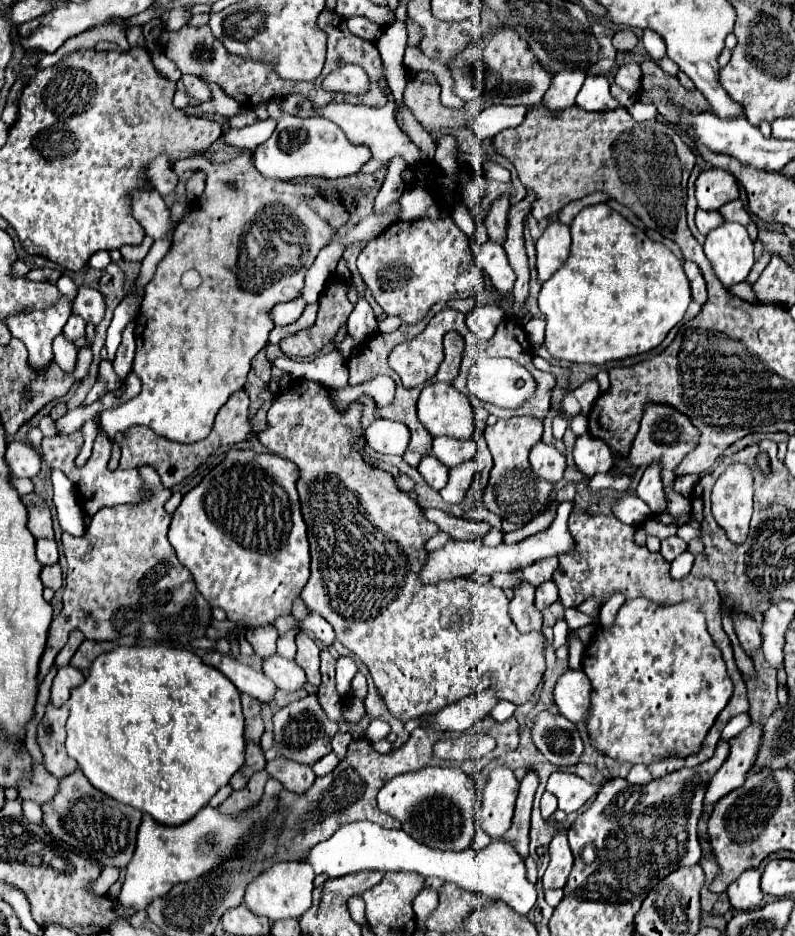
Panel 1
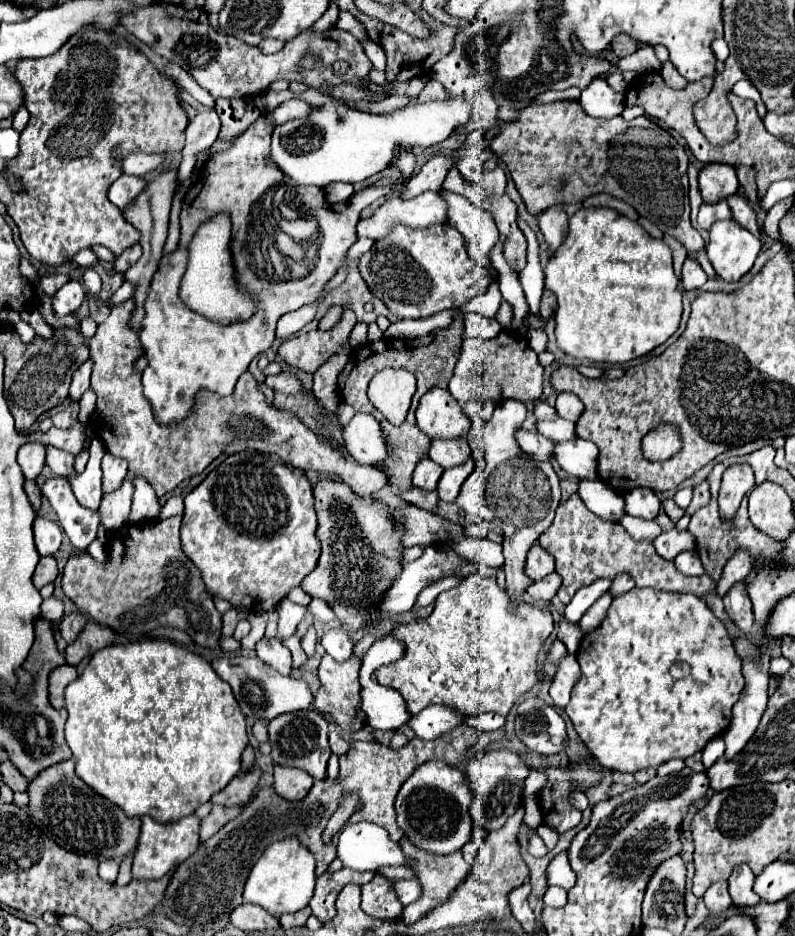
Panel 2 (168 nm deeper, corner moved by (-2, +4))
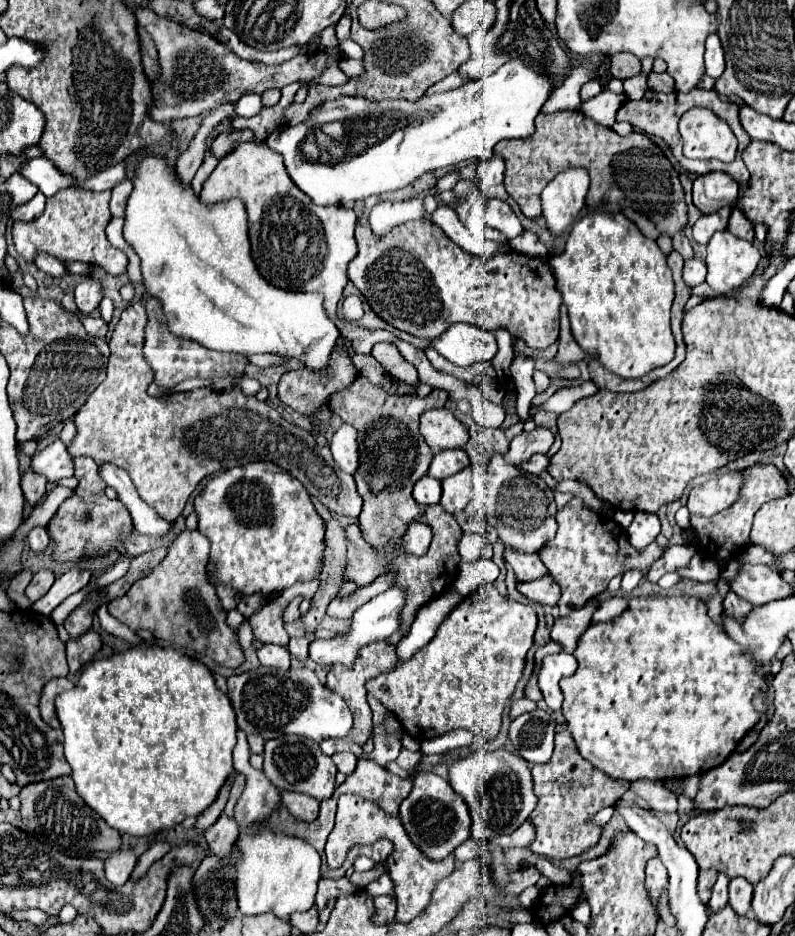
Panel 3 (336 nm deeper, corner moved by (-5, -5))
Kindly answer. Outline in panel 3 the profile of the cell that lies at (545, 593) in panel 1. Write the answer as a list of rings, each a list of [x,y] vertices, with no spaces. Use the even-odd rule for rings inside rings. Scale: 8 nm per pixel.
[[[543,576],[533,582],[519,582],[517,590],[529,600],[539,602],[539,604],[549,604],[549,606],[555,606],[561,596],[561,590],[551,576]]]

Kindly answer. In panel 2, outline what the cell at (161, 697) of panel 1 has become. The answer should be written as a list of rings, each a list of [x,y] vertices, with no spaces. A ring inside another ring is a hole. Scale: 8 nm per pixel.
[[[142,638],[134,643],[126,643],[126,645],[110,645],[104,647],[100,651],[96,651],[90,659],[90,663],[86,665],[84,673],[78,675],[76,681],[68,683],[66,687],[66,709],[68,709],[68,721],[66,721],[66,741],[74,753],[74,761],[76,761],[76,773],[78,777],[82,777],[92,789],[96,789],[100,795],[108,797],[112,803],[120,805],[128,817],[142,817],[142,815],[152,815],[154,819],[158,819],[160,823],[168,823],[174,819],[182,819],[194,813],[194,809],[198,809],[198,805],[206,803],[212,795],[216,795],[218,791],[222,791],[238,773],[240,773],[240,757],[242,751],[248,743],[246,737],[246,719],[234,699],[234,693],[230,691],[230,685],[222,679],[218,679],[216,671],[212,669],[212,665],[184,649],[182,645],[176,645],[163,639]]]

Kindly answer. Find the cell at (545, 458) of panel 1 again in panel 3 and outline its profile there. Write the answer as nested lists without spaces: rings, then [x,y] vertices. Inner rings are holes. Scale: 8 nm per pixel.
[[[537,426],[533,432],[521,432],[511,440],[511,450],[505,454],[507,464],[521,464],[527,462],[533,454],[545,454],[555,436],[549,428]]]

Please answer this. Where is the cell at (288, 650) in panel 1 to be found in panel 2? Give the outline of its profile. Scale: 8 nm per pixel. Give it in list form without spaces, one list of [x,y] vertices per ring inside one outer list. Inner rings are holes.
[[[282,599],[282,603],[278,605],[278,615],[280,615],[280,619],[278,619],[278,639],[284,641],[284,639],[288,639],[290,635],[296,633],[298,623],[306,615],[306,607],[296,605],[290,599]]]

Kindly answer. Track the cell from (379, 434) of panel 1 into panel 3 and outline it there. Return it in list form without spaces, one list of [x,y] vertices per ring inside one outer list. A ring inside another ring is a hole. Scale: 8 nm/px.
[[[343,424],[329,440],[329,448],[333,454],[335,464],[347,472],[353,474],[359,466],[359,444],[357,444],[357,430],[349,424]]]

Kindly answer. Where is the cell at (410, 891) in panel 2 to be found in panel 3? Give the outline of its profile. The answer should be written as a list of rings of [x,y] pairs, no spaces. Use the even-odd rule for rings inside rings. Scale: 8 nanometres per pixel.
[[[387,874],[379,876],[377,880],[373,880],[373,882],[367,886],[367,890],[369,890],[369,894],[373,894],[373,896],[379,896],[379,894],[391,894],[391,896],[395,896],[393,882],[391,882],[391,878],[389,878]]]

